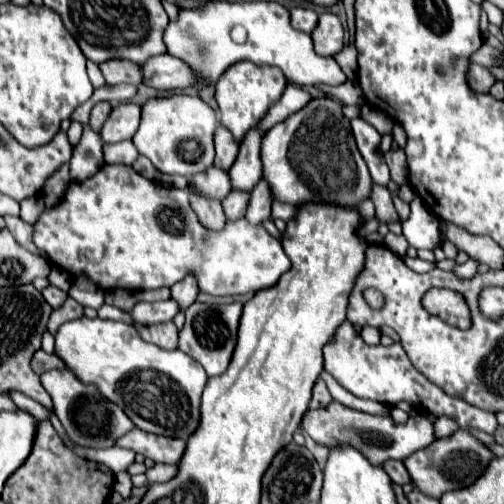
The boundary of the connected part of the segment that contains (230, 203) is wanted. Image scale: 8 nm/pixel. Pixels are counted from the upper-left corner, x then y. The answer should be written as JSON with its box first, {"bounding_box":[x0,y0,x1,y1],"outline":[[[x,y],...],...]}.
{"bounding_box":[222,190,250,220],"outline":[[[232,190],[232,194],[228,194],[228,198],[222,200],[222,206],[226,210],[226,218],[228,220],[238,220],[246,214],[246,206],[250,200],[250,192],[240,192],[240,190]]]}

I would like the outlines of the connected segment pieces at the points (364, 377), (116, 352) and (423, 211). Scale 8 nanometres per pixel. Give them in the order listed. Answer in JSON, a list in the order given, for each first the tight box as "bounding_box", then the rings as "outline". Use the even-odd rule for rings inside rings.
[{"bounding_box":[324,322,498,434],"outline":[[[344,322],[336,332],[336,342],[324,348],[324,370],[332,374],[340,386],[344,386],[348,392],[352,392],[358,398],[376,400],[388,406],[396,406],[398,402],[406,400],[416,410],[430,412],[434,416],[450,416],[460,424],[460,428],[478,428],[488,434],[494,434],[498,426],[494,412],[470,406],[468,402],[448,396],[444,390],[432,384],[422,372],[418,372],[412,366],[412,362],[408,360],[400,344],[368,346],[364,344],[364,340],[360,338],[360,334],[354,330],[350,322]]]},{"bounding_box":[56,318,208,440],"outline":[[[80,318],[60,326],[60,330],[56,332],[56,354],[66,362],[68,368],[72,368],[72,372],[82,382],[96,384],[100,392],[108,400],[118,404],[140,430],[180,440],[188,440],[196,432],[200,424],[200,396],[208,378],[204,374],[204,368],[184,352],[160,350],[158,346],[142,342],[136,328],[126,322]]]},{"bounding_box":[402,198,440,250],"outline":[[[414,198],[410,208],[412,208],[412,214],[406,220],[406,224],[402,224],[404,238],[416,250],[420,248],[434,250],[440,240],[438,218],[428,210],[428,206],[420,198]]]}]

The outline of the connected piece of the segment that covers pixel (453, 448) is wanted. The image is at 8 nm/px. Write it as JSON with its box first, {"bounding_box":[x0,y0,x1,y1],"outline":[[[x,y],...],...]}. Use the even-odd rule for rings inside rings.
{"bounding_box":[402,430,494,500],"outline":[[[458,430],[456,434],[432,442],[432,446],[428,446],[428,450],[420,450],[420,452],[404,458],[402,462],[412,478],[412,484],[422,494],[440,500],[442,494],[448,490],[458,490],[458,488],[470,486],[480,476],[480,472],[486,470],[486,466],[492,458],[494,458],[494,454],[482,442],[478,442],[466,430]]]}

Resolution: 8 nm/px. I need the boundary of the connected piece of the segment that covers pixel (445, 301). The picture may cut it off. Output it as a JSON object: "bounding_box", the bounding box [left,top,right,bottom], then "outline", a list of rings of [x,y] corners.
{"bounding_box":[424,290,470,328],"outline":[[[430,290],[424,296],[424,306],[428,308],[428,312],[436,314],[438,318],[444,318],[448,324],[452,324],[456,328],[466,328],[470,322],[468,306],[456,292]]]}

